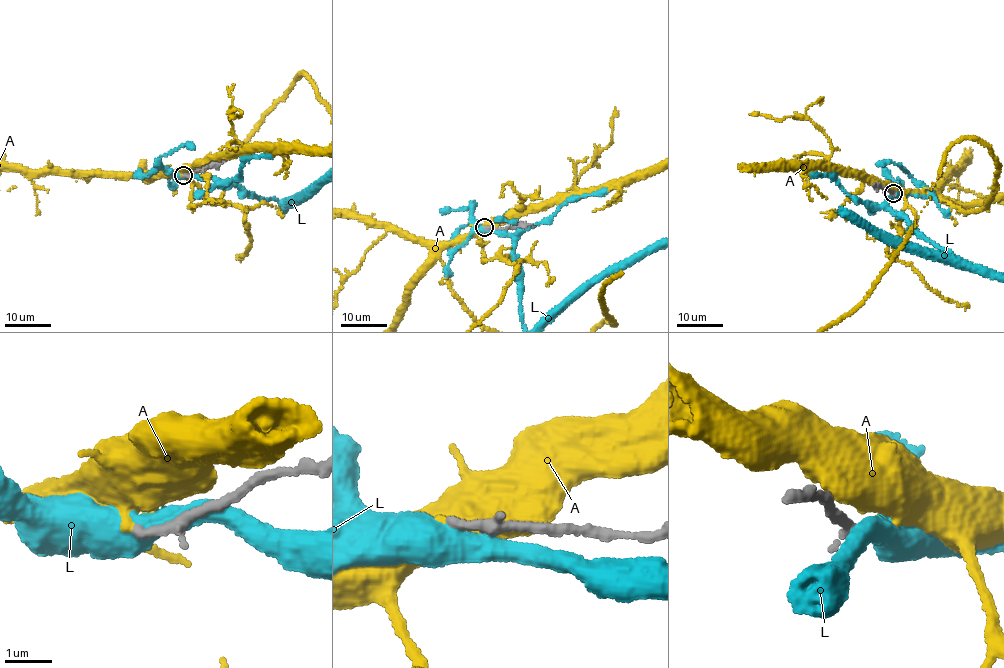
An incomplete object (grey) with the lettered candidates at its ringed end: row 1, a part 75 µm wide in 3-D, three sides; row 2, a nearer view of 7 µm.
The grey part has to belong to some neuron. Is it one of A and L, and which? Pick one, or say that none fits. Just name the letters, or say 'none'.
none

